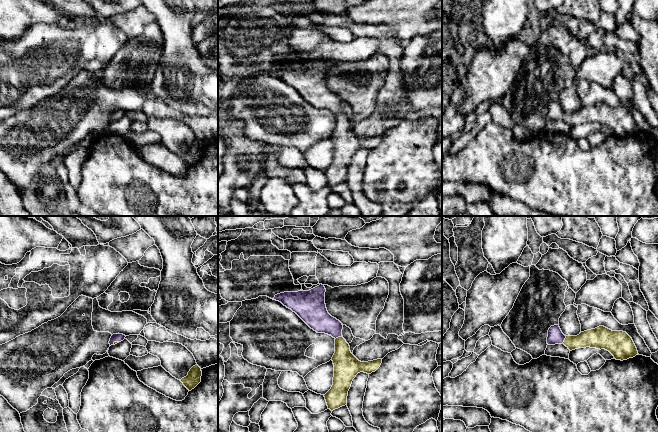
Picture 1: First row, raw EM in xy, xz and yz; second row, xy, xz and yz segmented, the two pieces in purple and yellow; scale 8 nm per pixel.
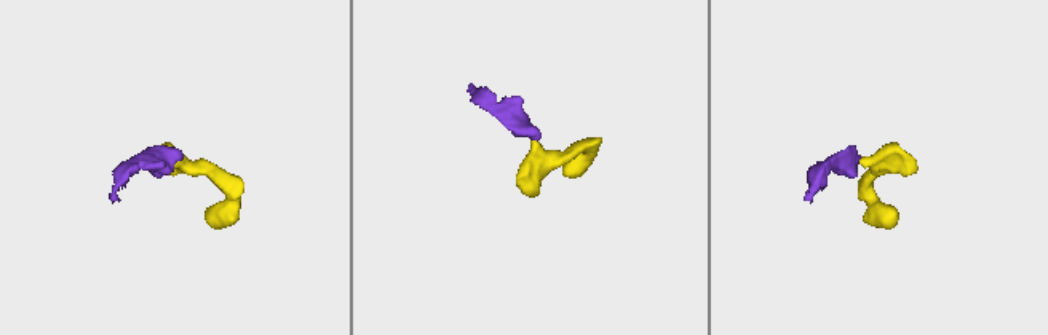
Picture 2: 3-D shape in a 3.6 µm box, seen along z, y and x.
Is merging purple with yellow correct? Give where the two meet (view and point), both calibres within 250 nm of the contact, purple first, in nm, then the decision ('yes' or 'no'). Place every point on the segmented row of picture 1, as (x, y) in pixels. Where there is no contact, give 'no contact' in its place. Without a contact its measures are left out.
contact xz (338, 336); calibres 200 and 200 nm; yes

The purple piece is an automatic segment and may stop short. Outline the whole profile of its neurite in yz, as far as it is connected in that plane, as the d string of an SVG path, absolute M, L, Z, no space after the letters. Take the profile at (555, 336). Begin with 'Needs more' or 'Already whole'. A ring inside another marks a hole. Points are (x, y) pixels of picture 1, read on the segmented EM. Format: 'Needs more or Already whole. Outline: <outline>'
Needs more. Outline: M554 325L548 330L547 344L564 344L570 351L586 347L605 349L621 361L638 355L632 338L626 332L612 331L604 326L581 332L577 336L565 336L559 325Z

